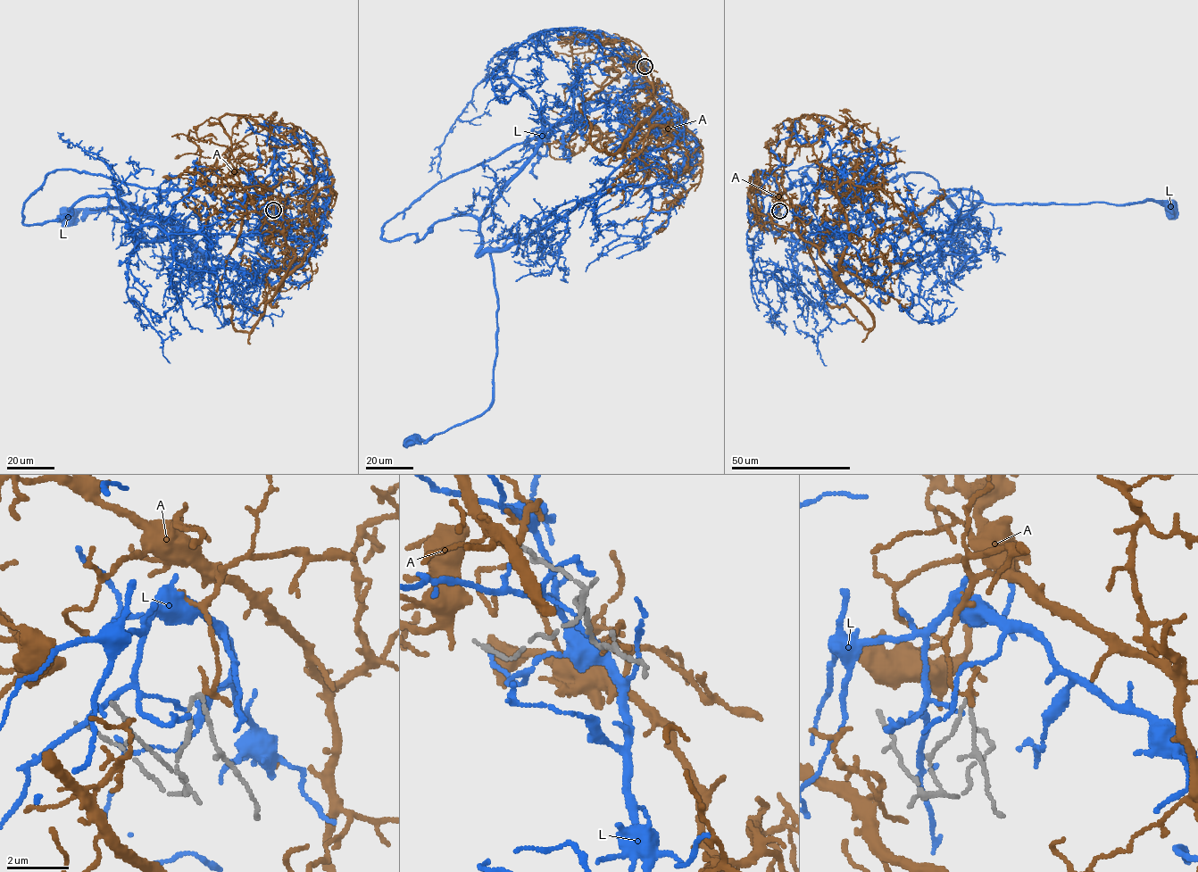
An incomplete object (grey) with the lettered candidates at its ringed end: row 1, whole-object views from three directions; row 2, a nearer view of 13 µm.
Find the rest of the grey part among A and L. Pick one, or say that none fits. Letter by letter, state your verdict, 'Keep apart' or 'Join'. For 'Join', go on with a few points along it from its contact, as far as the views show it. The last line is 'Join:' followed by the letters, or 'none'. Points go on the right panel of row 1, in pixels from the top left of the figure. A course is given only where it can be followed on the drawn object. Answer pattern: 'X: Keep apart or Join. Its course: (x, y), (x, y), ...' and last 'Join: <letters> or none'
A: Keep apart
L: Keep apart
Join: none

